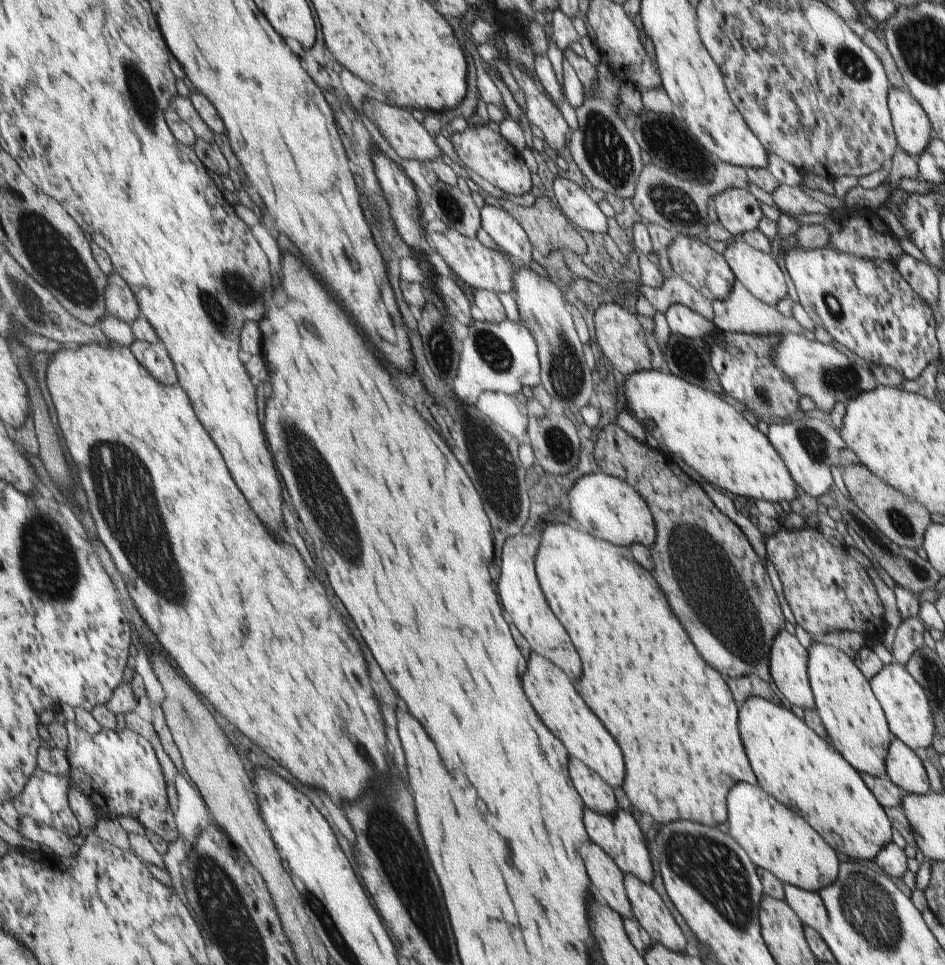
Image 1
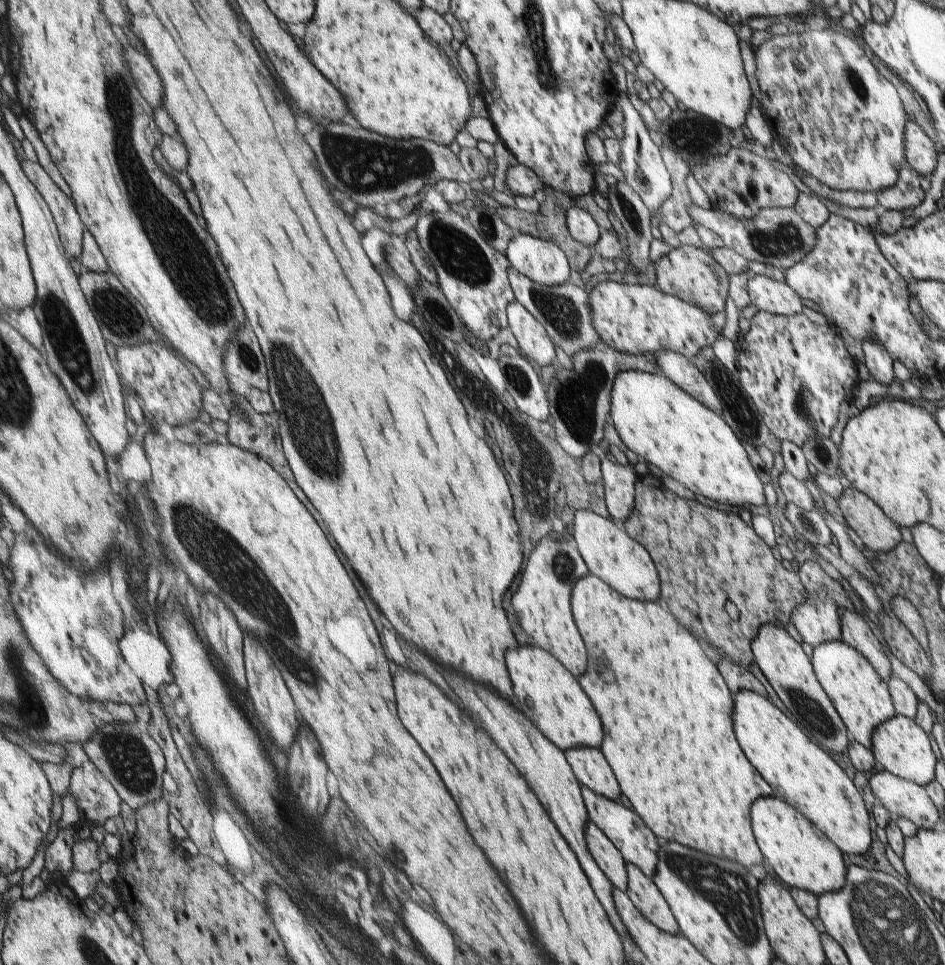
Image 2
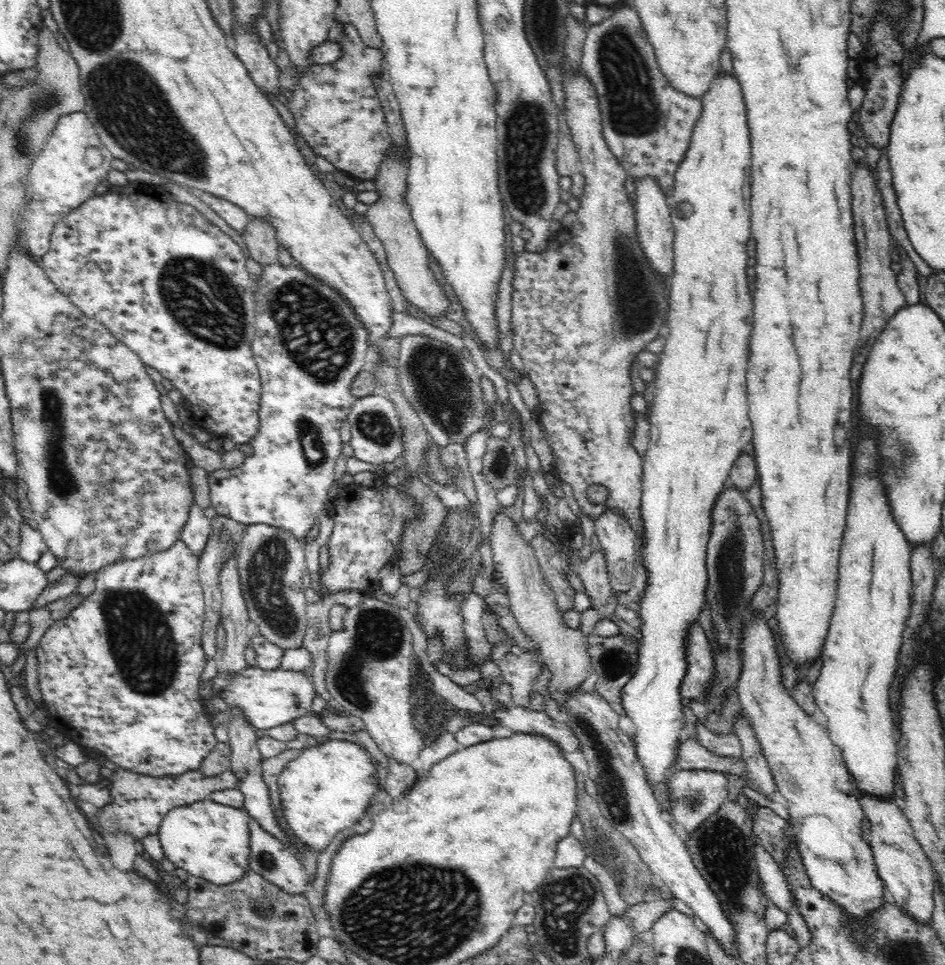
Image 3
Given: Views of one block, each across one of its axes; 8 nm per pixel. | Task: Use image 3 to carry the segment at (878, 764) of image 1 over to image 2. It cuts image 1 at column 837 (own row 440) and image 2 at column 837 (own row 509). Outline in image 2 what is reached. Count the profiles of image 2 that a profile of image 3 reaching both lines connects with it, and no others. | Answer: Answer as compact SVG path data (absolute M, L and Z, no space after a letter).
M842 640L822 642L812 647L814 671L818 682L826 691L827 698L838 711L839 718L846 725L846 732L867 749L871 748L871 734L874 728L896 715L893 700L889 700L885 682L875 669L851 646Z

